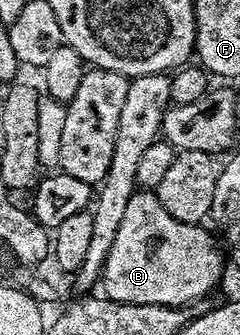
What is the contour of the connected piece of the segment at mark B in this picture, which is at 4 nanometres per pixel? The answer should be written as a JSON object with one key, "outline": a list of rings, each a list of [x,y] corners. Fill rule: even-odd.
{"outline":[[[137,189],[122,216],[110,254],[104,261],[101,287],[105,297],[122,304],[187,307],[219,282],[224,262],[213,236],[199,223],[174,220],[155,191]]]}

